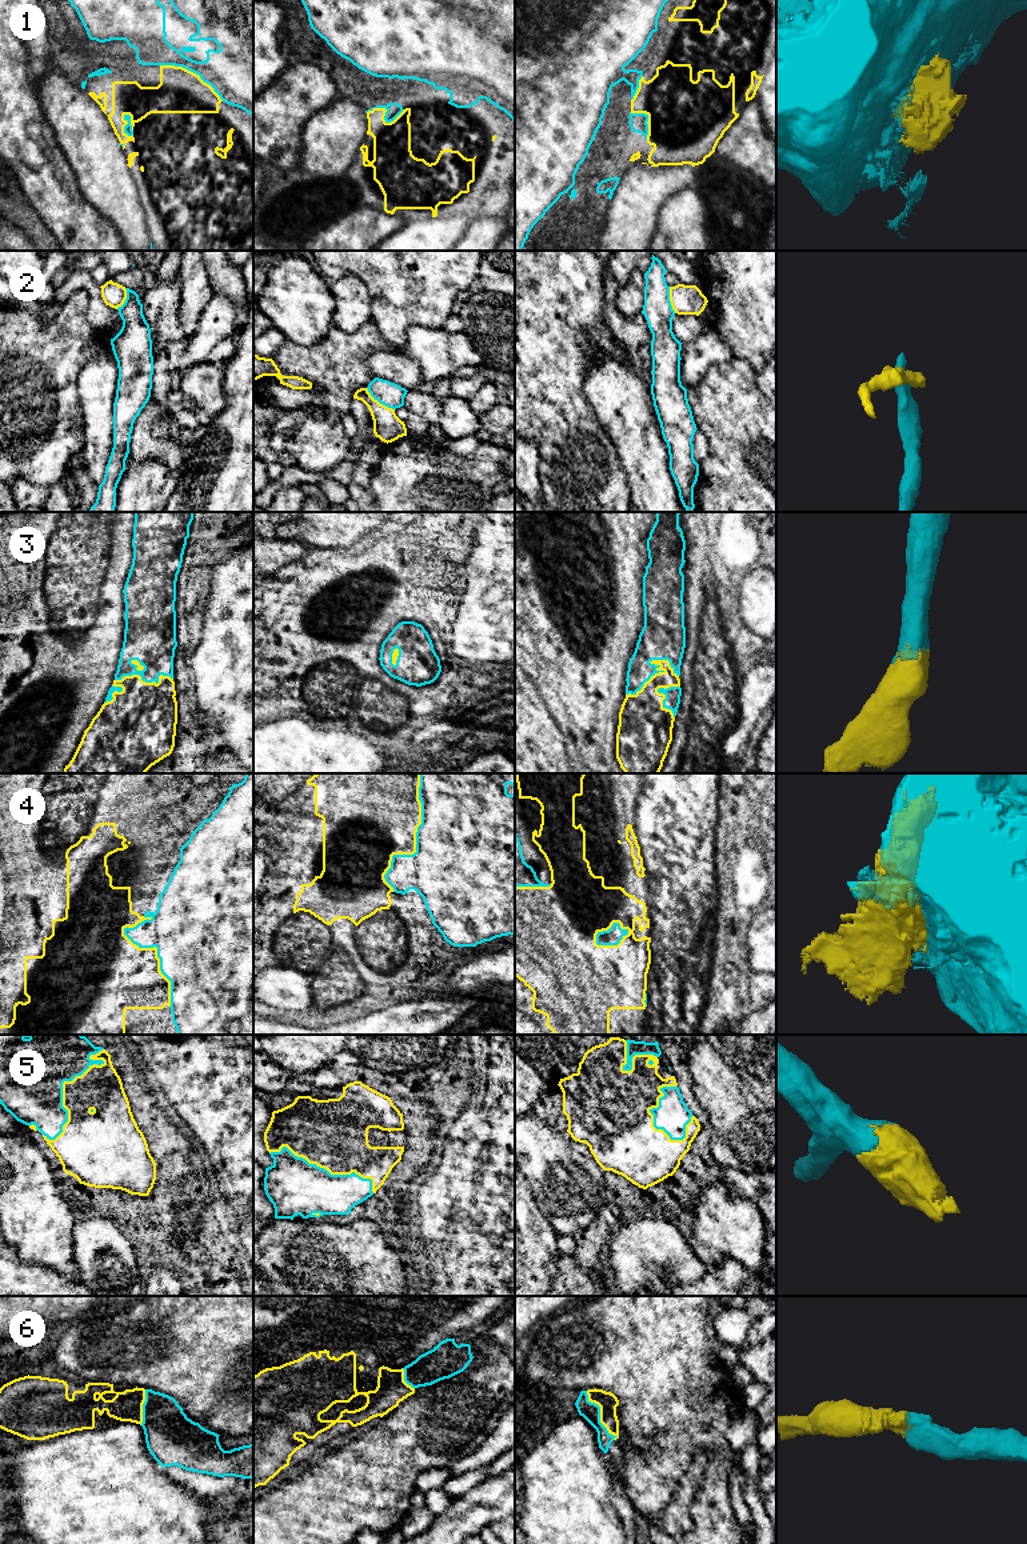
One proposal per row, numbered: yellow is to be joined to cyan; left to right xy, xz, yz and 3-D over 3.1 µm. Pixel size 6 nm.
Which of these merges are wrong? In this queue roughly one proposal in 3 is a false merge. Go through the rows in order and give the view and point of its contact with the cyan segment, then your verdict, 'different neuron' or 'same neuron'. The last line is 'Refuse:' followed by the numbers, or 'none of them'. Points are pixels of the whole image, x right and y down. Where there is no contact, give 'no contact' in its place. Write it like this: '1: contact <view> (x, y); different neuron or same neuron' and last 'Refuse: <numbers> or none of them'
1: contact xy (192, 71); different neuron
2: contact xz (379, 402); same neuron
3: contact yz (656, 667); same neuron
4: contact xz (416, 842); different neuron
5: contact xy (66, 1080); same neuron
6: contact yz (599, 1414); same neuron
Refuse: 1, 4

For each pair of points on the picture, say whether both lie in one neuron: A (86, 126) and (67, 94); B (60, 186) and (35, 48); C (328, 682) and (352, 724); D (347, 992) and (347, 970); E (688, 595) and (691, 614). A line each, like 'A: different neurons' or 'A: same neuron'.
A: same neuron
B: same neuron
C: same neuron
D: same neuron
E: same neuron

